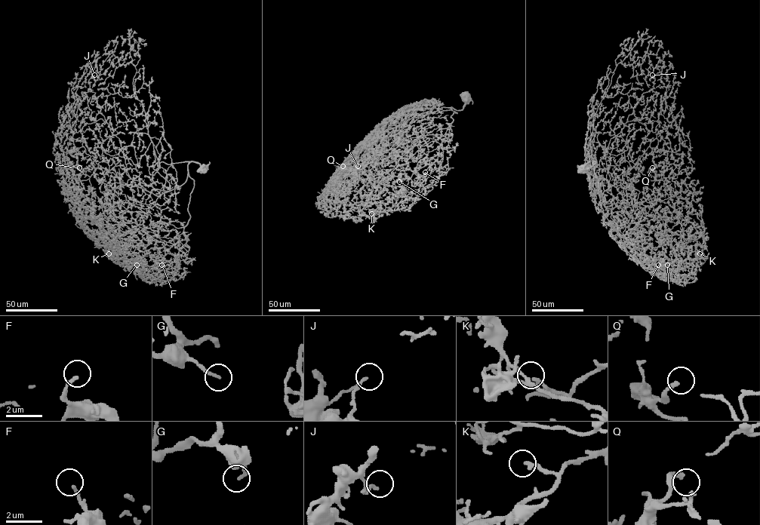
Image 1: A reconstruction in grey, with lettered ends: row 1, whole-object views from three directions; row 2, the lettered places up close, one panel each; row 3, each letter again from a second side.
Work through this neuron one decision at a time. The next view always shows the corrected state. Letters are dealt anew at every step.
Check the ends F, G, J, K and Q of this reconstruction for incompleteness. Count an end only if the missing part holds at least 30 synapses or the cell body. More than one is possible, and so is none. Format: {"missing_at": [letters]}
{"missing_at": ["Q"]}

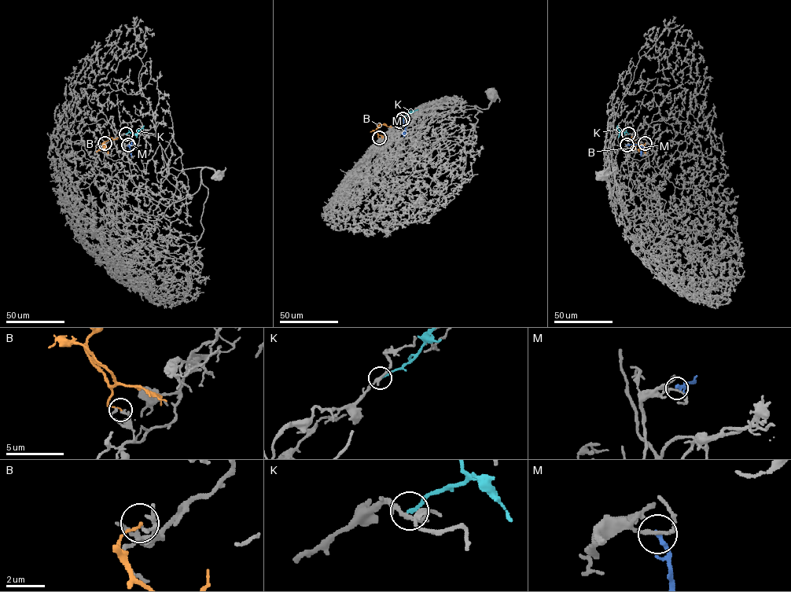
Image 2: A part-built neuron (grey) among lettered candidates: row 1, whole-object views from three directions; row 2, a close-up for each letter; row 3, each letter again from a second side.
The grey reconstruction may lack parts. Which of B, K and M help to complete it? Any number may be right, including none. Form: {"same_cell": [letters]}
{"same_cell": ["B"]}

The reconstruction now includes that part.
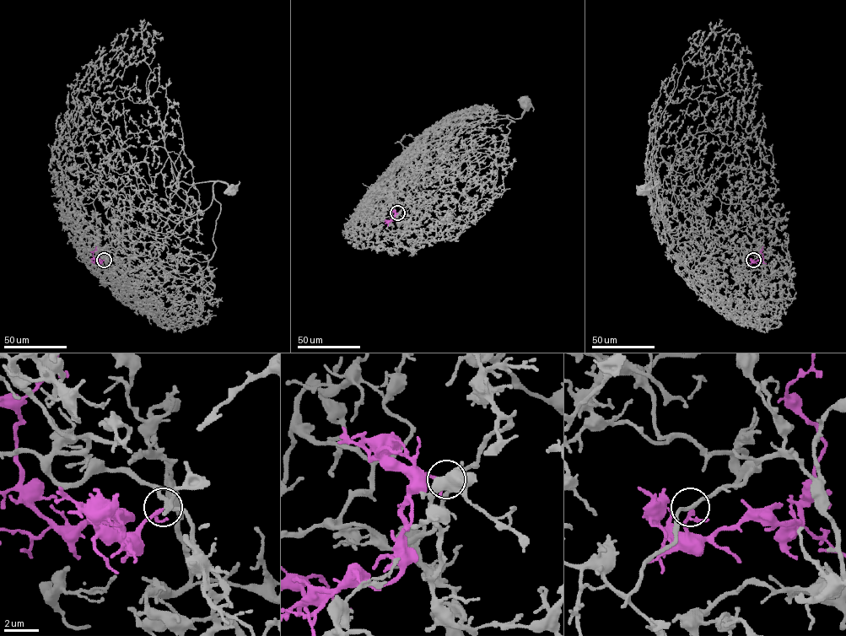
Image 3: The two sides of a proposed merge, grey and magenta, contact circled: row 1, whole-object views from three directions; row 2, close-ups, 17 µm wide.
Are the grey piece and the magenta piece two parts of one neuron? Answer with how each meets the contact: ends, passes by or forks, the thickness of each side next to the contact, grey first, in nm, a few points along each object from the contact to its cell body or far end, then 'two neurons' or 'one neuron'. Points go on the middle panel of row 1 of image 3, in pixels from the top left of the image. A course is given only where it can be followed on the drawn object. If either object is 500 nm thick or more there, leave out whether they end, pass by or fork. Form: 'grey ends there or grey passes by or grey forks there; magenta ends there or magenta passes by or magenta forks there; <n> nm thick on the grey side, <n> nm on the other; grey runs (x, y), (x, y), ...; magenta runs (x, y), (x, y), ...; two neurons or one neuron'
grey passes by; magenta forks there; 240 nm thick on the grey side, 140 nm on the other; grey runs (397, 212), (393, 218), (389, 206), (428, 152), (483, 121), (508, 115), (519, 118), (525, 105); magenta runs (397, 212), (393, 220), (387, 221), (390, 223); one neuron

